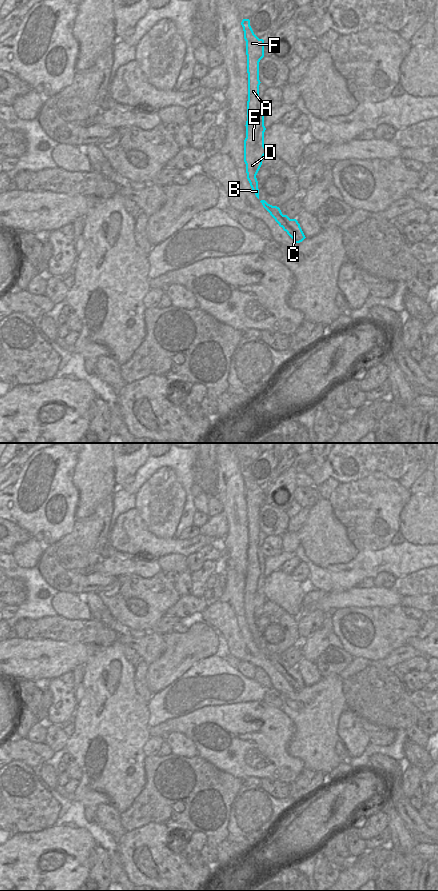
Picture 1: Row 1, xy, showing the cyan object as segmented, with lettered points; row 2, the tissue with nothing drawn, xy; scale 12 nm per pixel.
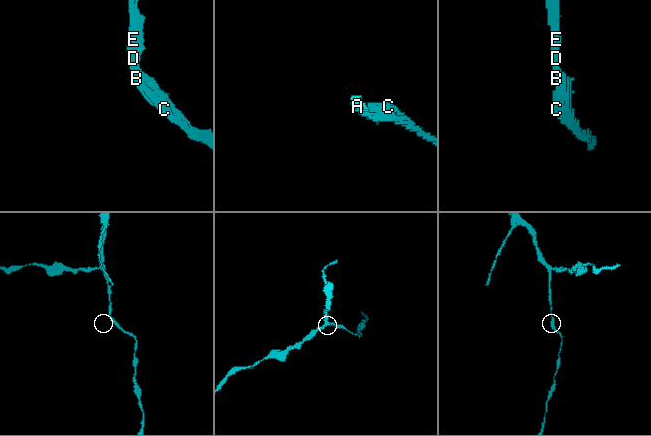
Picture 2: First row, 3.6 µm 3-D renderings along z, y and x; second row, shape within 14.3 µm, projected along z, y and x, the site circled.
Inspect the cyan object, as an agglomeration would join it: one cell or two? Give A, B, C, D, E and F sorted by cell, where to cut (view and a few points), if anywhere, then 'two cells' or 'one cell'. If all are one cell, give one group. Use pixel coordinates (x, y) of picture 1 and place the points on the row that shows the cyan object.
groups A B C D E F; cut none; one cell

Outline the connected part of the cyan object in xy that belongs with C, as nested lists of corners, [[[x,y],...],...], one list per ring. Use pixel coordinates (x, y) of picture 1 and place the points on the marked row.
[[[261,200],[260,202],[295,243],[300,243],[306,238],[296,219],[290,219],[287,215],[283,215],[279,207],[272,206],[265,200]]]

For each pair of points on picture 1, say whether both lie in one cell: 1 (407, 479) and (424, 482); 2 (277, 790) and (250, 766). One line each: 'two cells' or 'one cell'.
1: two cells
2: two cells

